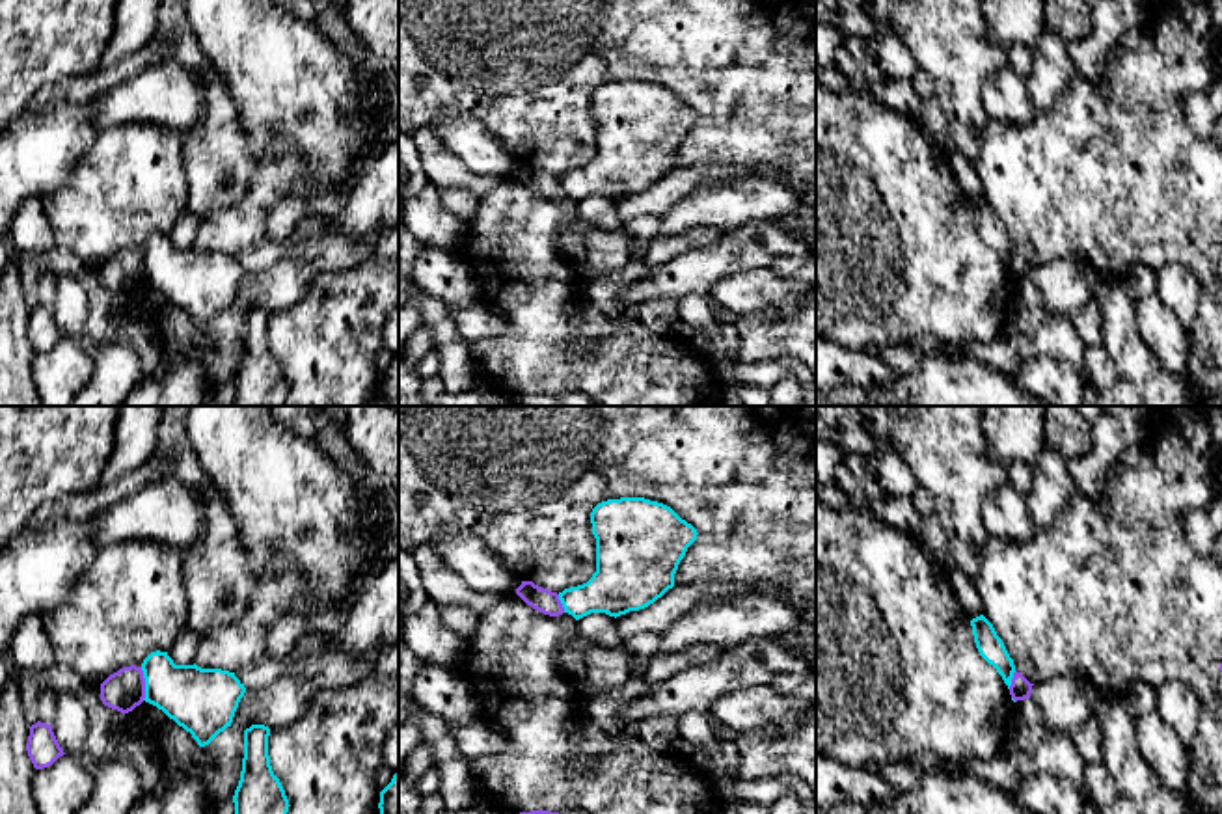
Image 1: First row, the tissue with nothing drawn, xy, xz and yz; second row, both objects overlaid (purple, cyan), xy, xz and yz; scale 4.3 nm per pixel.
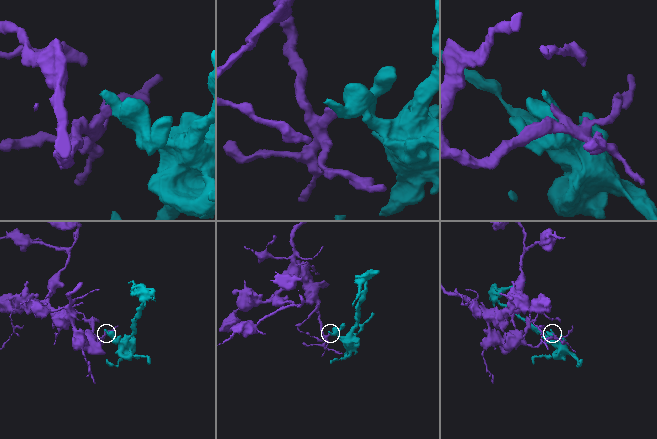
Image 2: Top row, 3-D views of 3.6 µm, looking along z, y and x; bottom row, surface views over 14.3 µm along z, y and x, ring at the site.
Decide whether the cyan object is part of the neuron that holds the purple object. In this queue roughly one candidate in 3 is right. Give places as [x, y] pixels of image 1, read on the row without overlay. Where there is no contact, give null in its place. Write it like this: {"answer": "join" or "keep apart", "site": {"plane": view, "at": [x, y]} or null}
{"answer": "keep apart", "site": {"plane": "xy", "at": [144, 267]}}

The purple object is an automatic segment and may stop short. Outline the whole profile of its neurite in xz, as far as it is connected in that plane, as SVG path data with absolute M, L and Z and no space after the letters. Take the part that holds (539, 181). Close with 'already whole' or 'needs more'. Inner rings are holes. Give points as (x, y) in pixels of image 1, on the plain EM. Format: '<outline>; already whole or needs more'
M522 164L522 168L516 171L516 177L533 192L550 197L559 199L564 196L564 190L559 183L557 175L551 175L548 171L542 171L535 168L533 164Z; already whole

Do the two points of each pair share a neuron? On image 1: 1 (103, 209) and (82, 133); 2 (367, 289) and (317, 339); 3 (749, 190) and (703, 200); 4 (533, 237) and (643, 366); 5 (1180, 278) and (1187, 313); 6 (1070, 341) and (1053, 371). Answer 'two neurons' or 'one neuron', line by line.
1: two neurons
2: one neuron
3: one neuron
4: one neuron
5: one neuron
6: two neurons

